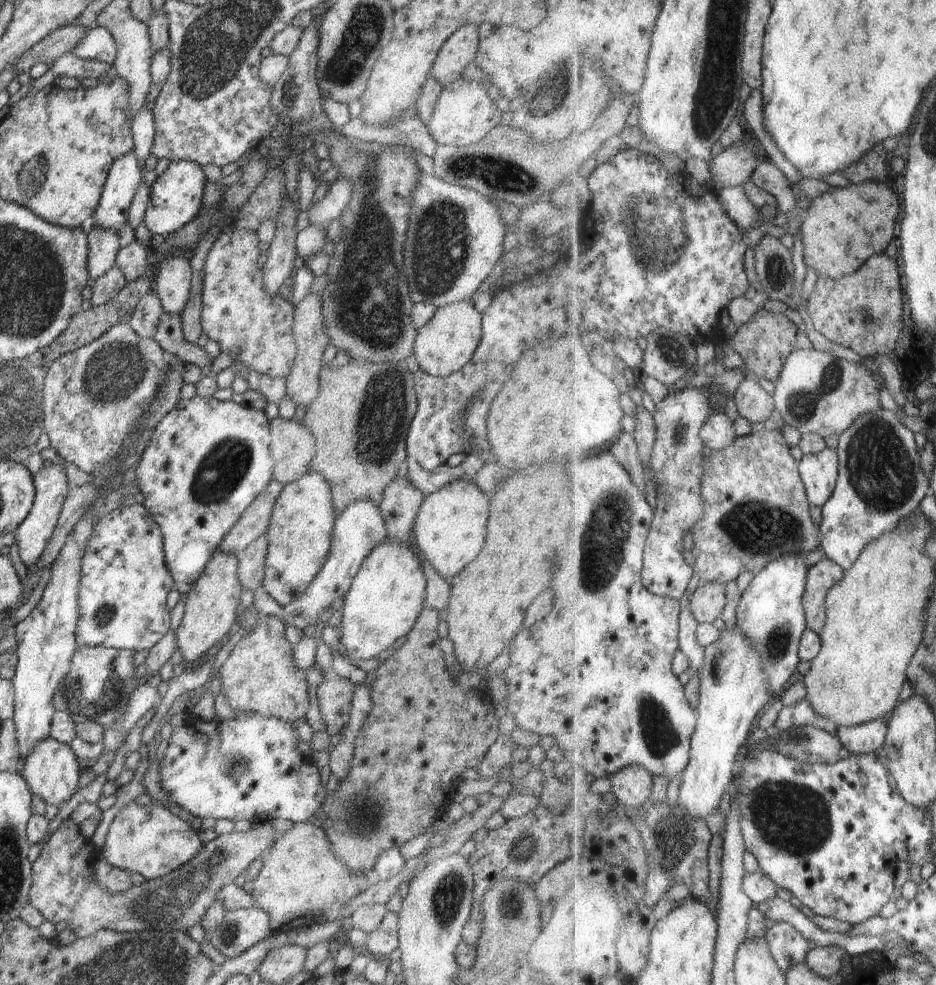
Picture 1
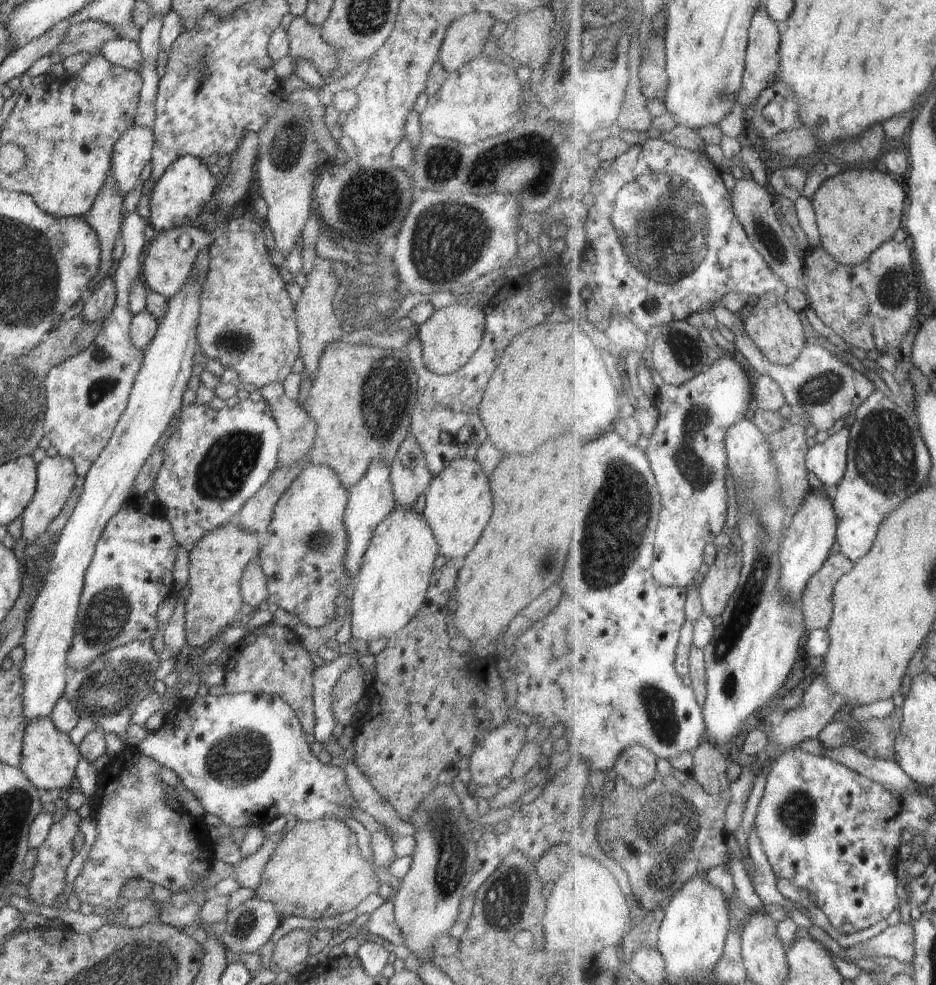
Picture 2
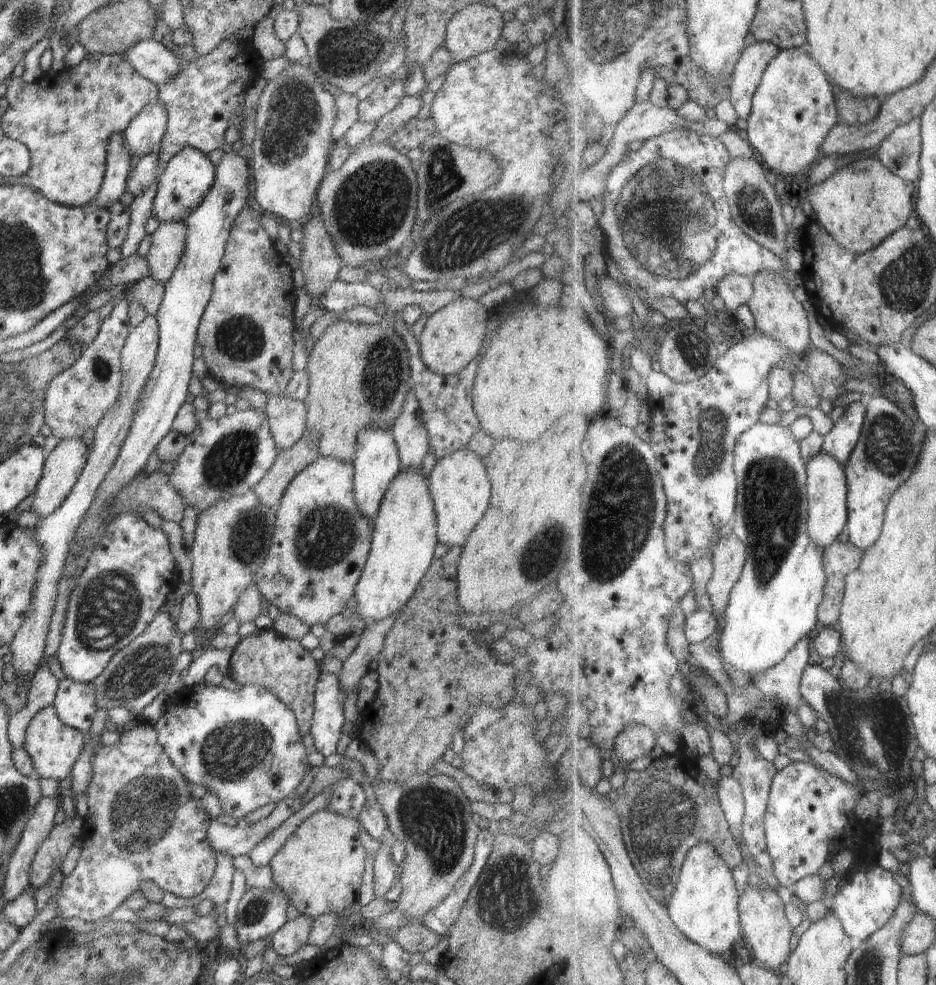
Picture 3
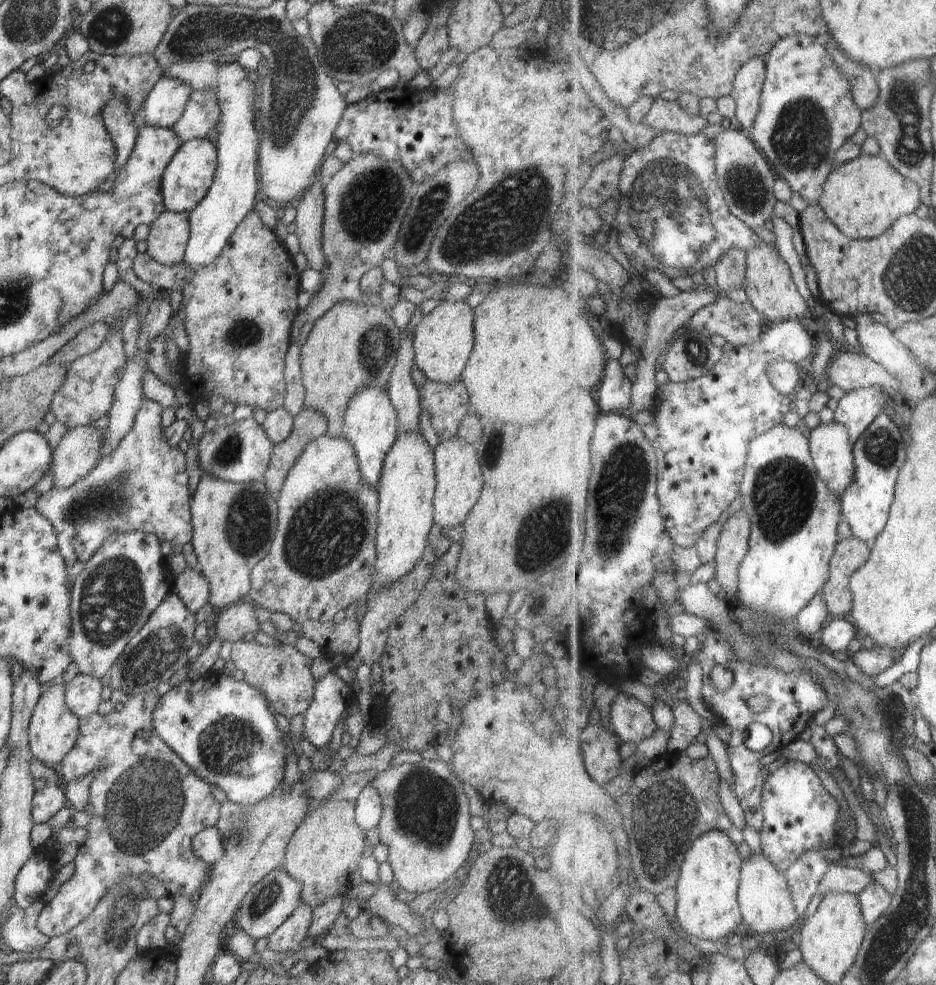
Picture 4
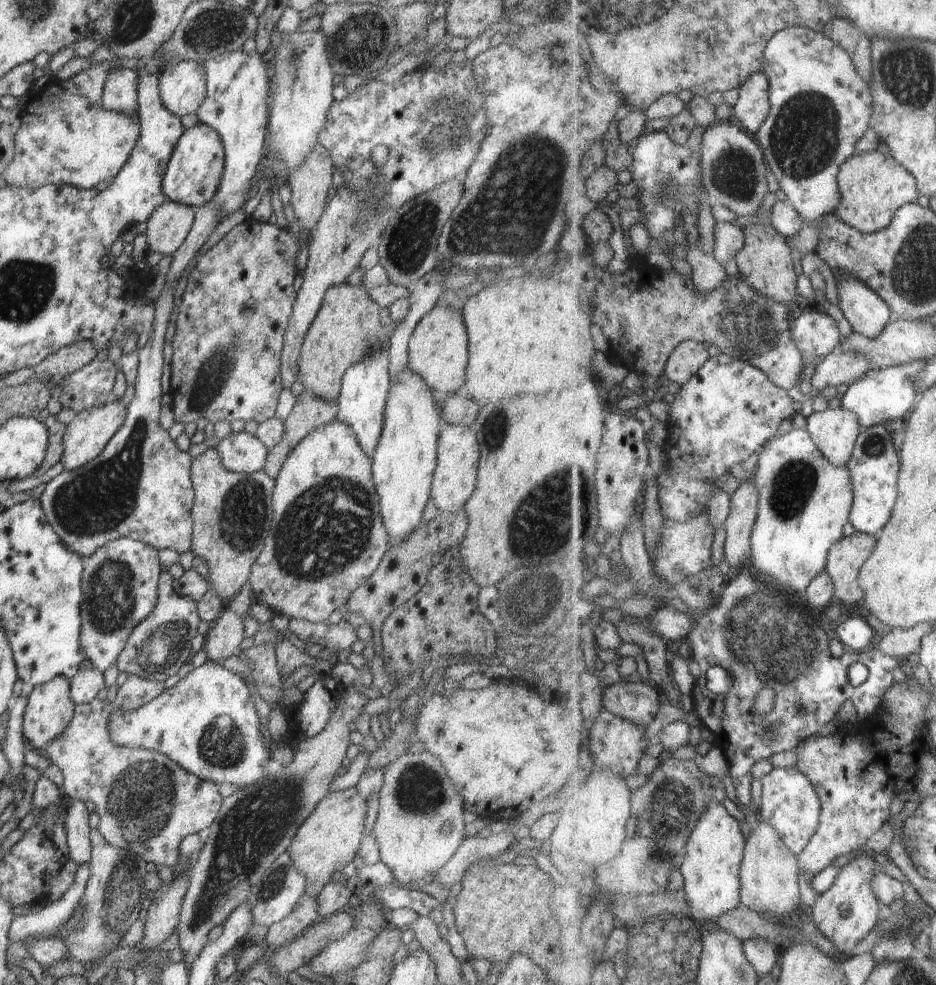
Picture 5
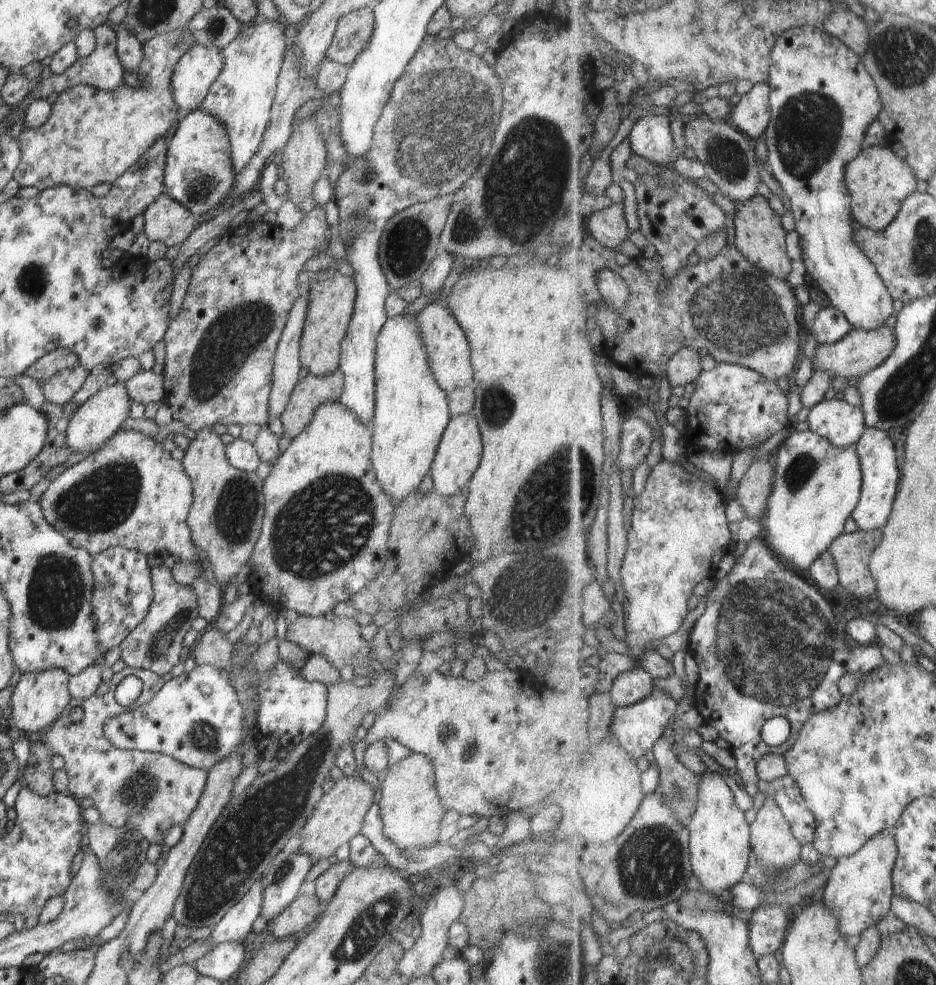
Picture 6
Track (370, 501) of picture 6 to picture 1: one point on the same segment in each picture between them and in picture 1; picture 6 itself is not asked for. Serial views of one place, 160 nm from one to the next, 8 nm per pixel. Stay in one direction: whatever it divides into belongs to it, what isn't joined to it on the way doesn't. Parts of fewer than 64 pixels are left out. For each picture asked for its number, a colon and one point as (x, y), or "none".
1: (299, 535)
2: (302, 558)
3: (321, 540)
4: (318, 564)
5: (326, 485)

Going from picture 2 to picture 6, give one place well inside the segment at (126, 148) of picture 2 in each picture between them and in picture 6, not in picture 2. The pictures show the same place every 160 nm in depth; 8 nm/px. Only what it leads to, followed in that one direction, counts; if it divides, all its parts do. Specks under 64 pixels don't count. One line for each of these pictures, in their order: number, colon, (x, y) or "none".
3: (145, 131)
4: (163, 106)
5: (182, 86)
6: (198, 68)

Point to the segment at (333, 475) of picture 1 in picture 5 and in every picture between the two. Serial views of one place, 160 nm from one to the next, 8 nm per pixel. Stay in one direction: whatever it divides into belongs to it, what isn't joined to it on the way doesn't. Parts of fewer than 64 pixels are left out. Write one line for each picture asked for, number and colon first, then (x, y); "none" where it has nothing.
2: (361, 399)
3: (359, 374)
4: (353, 345)
5: (347, 328)

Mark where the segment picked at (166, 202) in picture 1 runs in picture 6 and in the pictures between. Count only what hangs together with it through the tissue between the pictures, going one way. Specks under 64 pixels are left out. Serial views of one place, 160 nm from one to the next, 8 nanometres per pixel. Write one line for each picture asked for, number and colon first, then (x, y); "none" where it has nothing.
2: (178, 197)
3: (189, 174)
4: (188, 176)
5: (193, 174)
6: (199, 174)

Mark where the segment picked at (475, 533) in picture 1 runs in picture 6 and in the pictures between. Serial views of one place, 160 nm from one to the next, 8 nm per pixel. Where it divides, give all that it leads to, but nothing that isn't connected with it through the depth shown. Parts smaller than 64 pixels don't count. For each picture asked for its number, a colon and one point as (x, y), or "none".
2: (457, 508)
3: (460, 489)
4: (459, 483)
5: (454, 480)
6: (458, 455)

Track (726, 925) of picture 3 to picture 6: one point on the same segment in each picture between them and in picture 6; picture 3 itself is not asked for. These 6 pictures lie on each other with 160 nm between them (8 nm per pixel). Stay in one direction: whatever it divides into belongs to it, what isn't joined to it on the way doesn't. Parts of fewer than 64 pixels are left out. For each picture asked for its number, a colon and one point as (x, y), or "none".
4: (708, 907)
5: (712, 867)
6: (721, 838)

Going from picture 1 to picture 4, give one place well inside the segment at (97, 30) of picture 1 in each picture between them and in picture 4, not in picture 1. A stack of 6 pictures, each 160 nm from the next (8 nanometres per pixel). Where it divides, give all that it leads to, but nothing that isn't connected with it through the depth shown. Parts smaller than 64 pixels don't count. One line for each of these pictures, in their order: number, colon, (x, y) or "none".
2: (126, 53)
3: (152, 59)
4: (235, 187)

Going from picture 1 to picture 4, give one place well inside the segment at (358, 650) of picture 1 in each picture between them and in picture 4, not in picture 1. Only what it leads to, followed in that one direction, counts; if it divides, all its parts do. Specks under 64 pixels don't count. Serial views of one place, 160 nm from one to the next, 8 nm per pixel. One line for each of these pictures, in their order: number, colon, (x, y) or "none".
2: (393, 579)
3: (404, 537)
4: (407, 483)

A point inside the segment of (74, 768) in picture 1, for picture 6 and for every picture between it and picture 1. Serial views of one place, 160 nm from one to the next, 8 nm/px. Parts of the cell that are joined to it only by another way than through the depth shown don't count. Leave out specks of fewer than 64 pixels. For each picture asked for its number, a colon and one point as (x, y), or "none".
2: (49, 758)
3: (53, 746)
4: (53, 728)
5: (49, 708)
6: (38, 699)

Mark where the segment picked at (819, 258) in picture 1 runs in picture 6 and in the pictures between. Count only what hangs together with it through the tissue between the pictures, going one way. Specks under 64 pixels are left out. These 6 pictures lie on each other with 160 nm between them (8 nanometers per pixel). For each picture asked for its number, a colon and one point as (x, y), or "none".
2: (858, 210)
3: (864, 203)
4: (866, 197)
5: (875, 186)
6: (881, 181)

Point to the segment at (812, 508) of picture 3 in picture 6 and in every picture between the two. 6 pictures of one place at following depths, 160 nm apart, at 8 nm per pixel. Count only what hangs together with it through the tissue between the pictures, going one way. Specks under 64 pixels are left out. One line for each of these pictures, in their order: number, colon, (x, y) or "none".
4: (833, 449)
5: (837, 430)
6: (844, 424)

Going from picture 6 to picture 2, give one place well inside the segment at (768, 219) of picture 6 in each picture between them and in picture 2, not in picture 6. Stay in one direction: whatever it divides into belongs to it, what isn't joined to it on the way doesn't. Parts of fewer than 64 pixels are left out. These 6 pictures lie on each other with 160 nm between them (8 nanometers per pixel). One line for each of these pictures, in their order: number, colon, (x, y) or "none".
2: (776, 327)
3: (778, 313)
4: (770, 285)
5: (768, 262)

